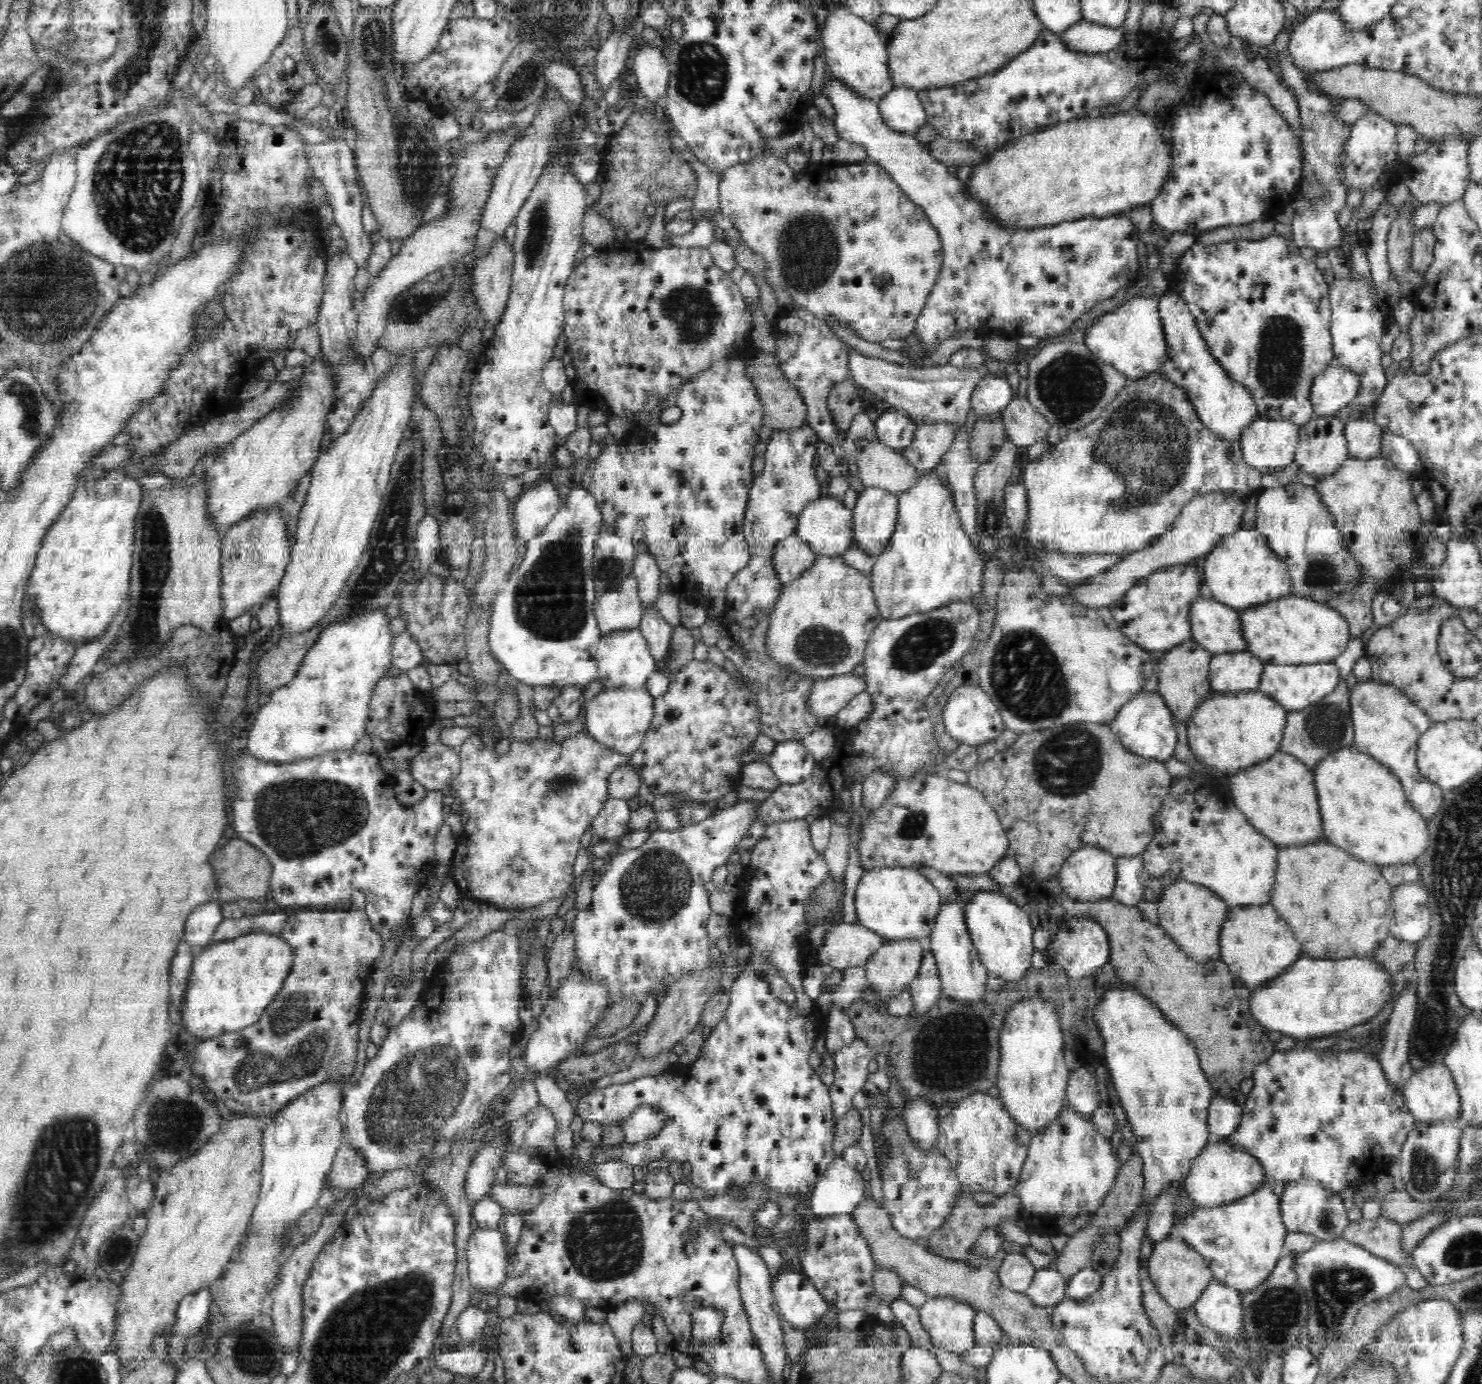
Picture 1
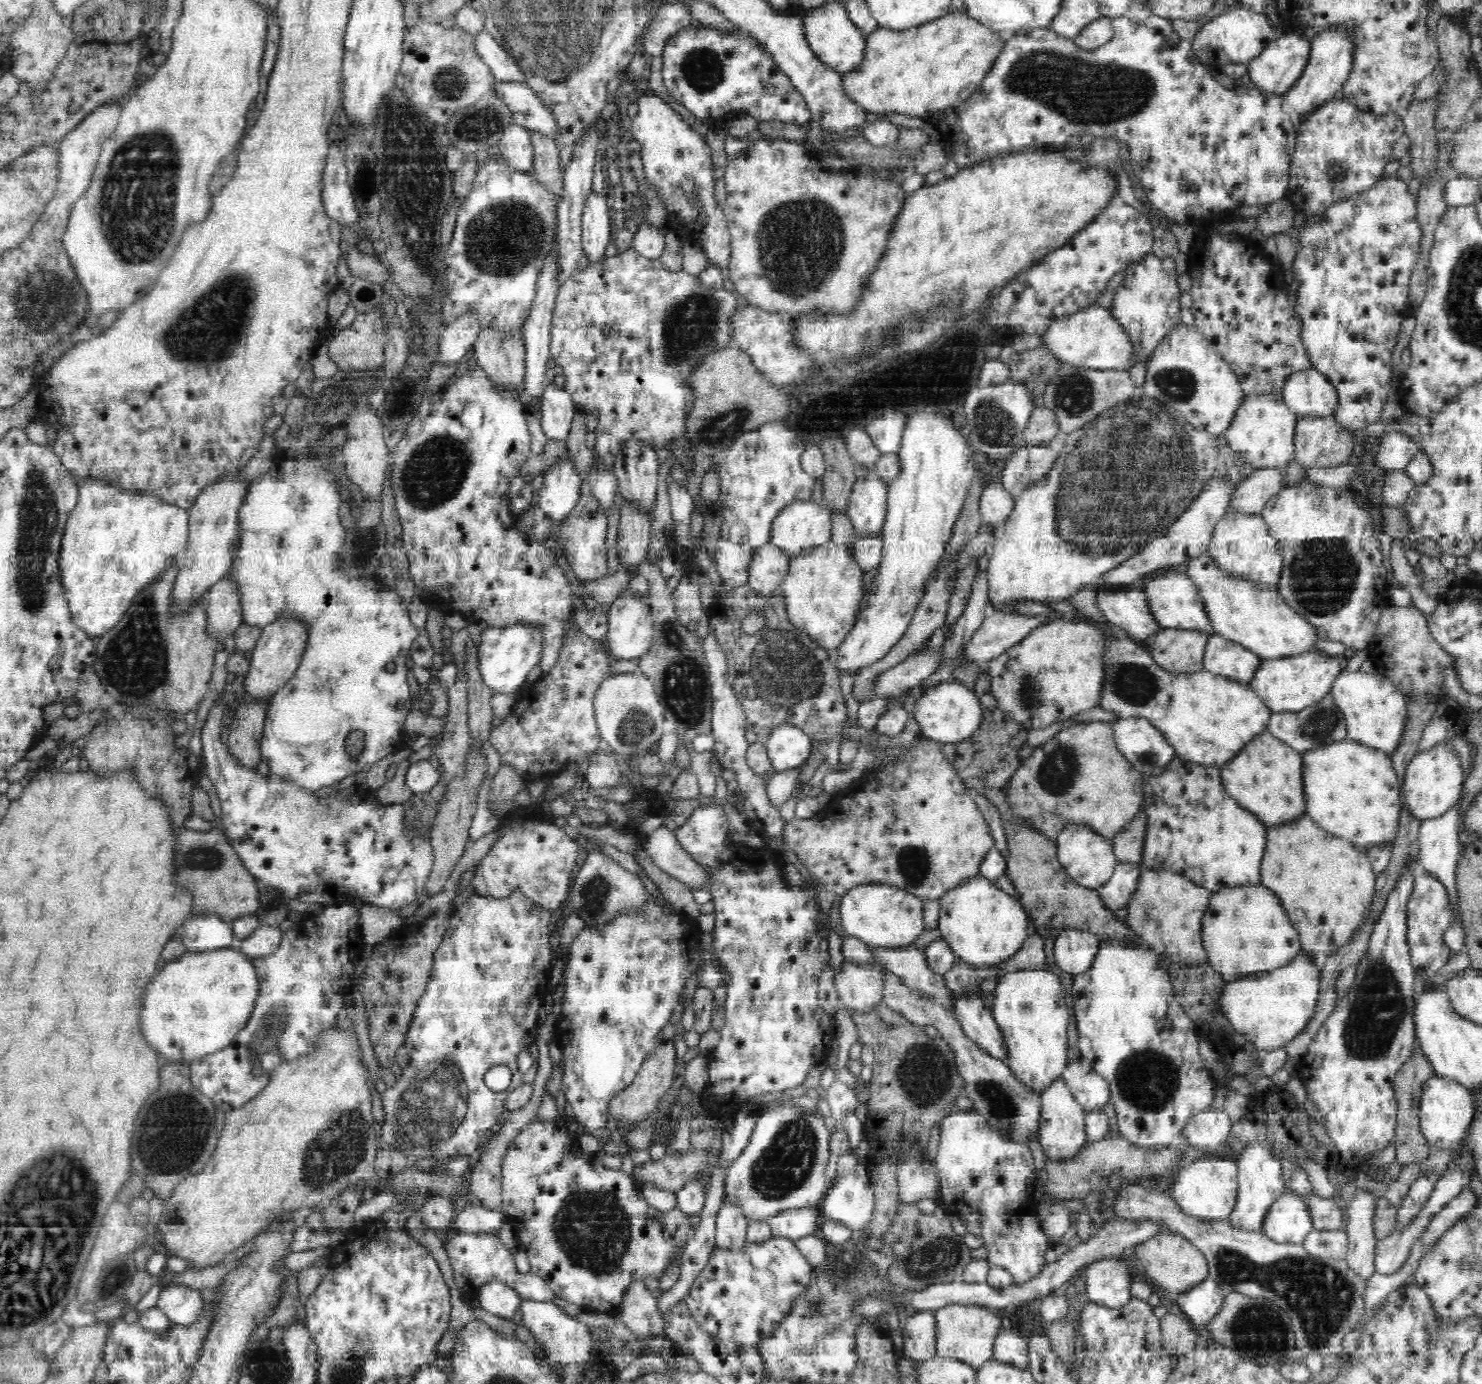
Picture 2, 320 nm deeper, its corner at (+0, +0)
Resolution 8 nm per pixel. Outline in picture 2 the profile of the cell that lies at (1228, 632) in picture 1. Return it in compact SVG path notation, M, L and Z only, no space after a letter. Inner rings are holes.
M1168 572L1164 576L1158 576L1156 580L1150 580L1148 586L1142 589L1148 593L1148 601L1153 616L1161 628L1190 629L1202 631L1202 634L1214 634L1212 621L1206 609L1204 601L1198 593L1198 585L1192 577L1183 572Z

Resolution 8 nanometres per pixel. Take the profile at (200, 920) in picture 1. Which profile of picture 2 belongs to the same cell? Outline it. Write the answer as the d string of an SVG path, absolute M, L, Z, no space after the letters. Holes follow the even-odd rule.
M216 914L200 917L191 916L182 923L178 936L181 938L181 942L184 944L186 951L190 952L212 951L223 947L229 947L237 943L231 924L222 921Z

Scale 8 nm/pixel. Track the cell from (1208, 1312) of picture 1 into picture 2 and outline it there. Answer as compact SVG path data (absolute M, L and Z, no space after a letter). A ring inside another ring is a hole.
M1206 1277L1201 1283L1178 1294L1178 1306L1196 1326L1206 1326L1220 1312L1225 1293L1217 1281Z

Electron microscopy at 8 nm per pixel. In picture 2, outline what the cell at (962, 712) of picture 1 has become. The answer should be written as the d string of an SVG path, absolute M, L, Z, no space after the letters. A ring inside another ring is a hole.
M948 680L927 688L917 698L912 718L920 725L920 734L943 744L960 742L982 722L982 701L980 696L957 680Z

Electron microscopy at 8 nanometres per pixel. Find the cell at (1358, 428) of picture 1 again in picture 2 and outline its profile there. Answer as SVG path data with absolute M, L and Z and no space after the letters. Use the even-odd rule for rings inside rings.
M1396 431L1384 433L1380 438L1377 449L1379 452L1374 456L1375 467L1378 467L1378 470L1386 469L1388 471L1404 471L1415 458L1415 455L1424 453L1418 443L1414 443L1406 434Z

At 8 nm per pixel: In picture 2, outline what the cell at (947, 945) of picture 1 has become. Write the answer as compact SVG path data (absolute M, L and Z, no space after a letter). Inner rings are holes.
M978 987L964 990L953 1000L954 1018L960 1023L966 1037L990 1057L1006 1061L1007 1047L1002 1031L993 1017L993 1011L984 1007Z

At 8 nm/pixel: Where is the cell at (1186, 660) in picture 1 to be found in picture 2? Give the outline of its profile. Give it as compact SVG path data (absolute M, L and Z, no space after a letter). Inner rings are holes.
M1164 628L1157 632L1150 654L1166 671L1194 674L1203 670L1209 635L1190 629Z

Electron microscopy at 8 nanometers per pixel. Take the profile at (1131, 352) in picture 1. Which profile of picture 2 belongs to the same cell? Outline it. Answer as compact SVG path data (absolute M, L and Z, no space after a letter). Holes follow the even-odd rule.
M1094 305L1066 318L1058 319L1045 334L1040 336L1042 345L1046 347L1060 362L1070 366L1094 370L1128 370L1136 362L1136 347L1124 325L1112 315L1112 309Z

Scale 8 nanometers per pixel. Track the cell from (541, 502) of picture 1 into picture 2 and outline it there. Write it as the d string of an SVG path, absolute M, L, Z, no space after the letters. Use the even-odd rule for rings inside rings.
M568 456L548 469L543 479L542 489L534 501L537 513L561 522L580 501L584 492L582 477L578 475L573 459Z

